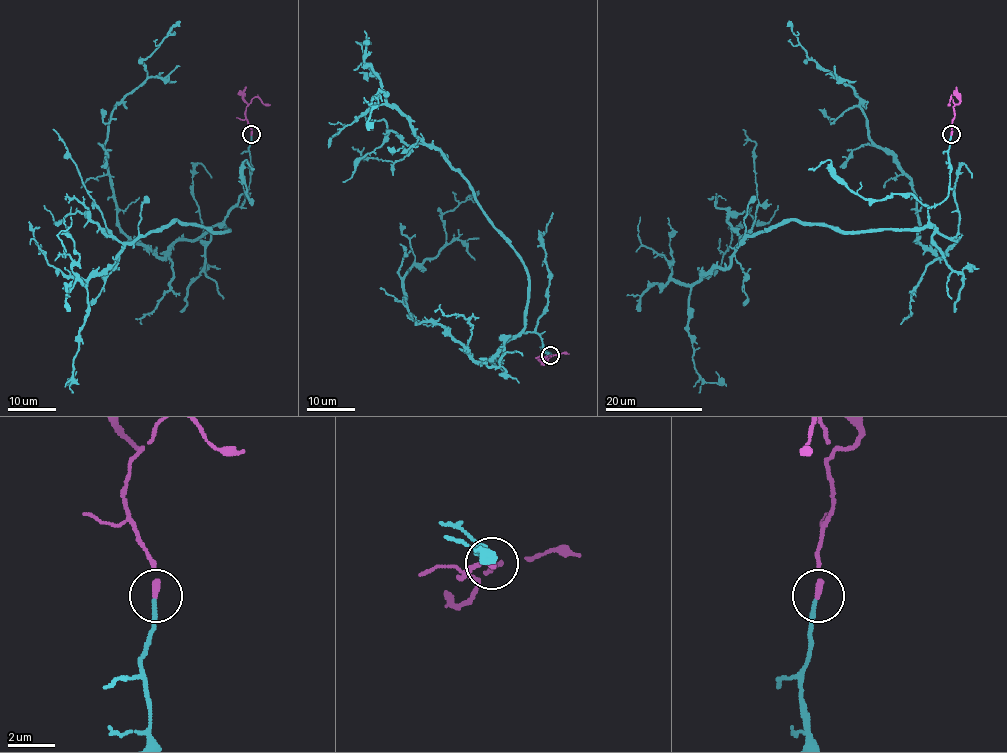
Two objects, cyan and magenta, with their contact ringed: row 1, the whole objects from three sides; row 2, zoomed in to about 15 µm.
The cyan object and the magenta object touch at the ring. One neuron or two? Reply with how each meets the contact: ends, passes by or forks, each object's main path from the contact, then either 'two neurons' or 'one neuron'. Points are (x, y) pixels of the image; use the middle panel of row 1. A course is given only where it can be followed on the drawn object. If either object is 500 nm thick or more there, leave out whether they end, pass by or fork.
cyan ends | magenta ends | cyan via (550, 355), (539, 336), (523, 332), (526, 266), (473, 188), (387, 92), (372, 97), (368, 121), (376, 120) | magenta via (550, 355), (544, 359), (568, 354) | one neuron

